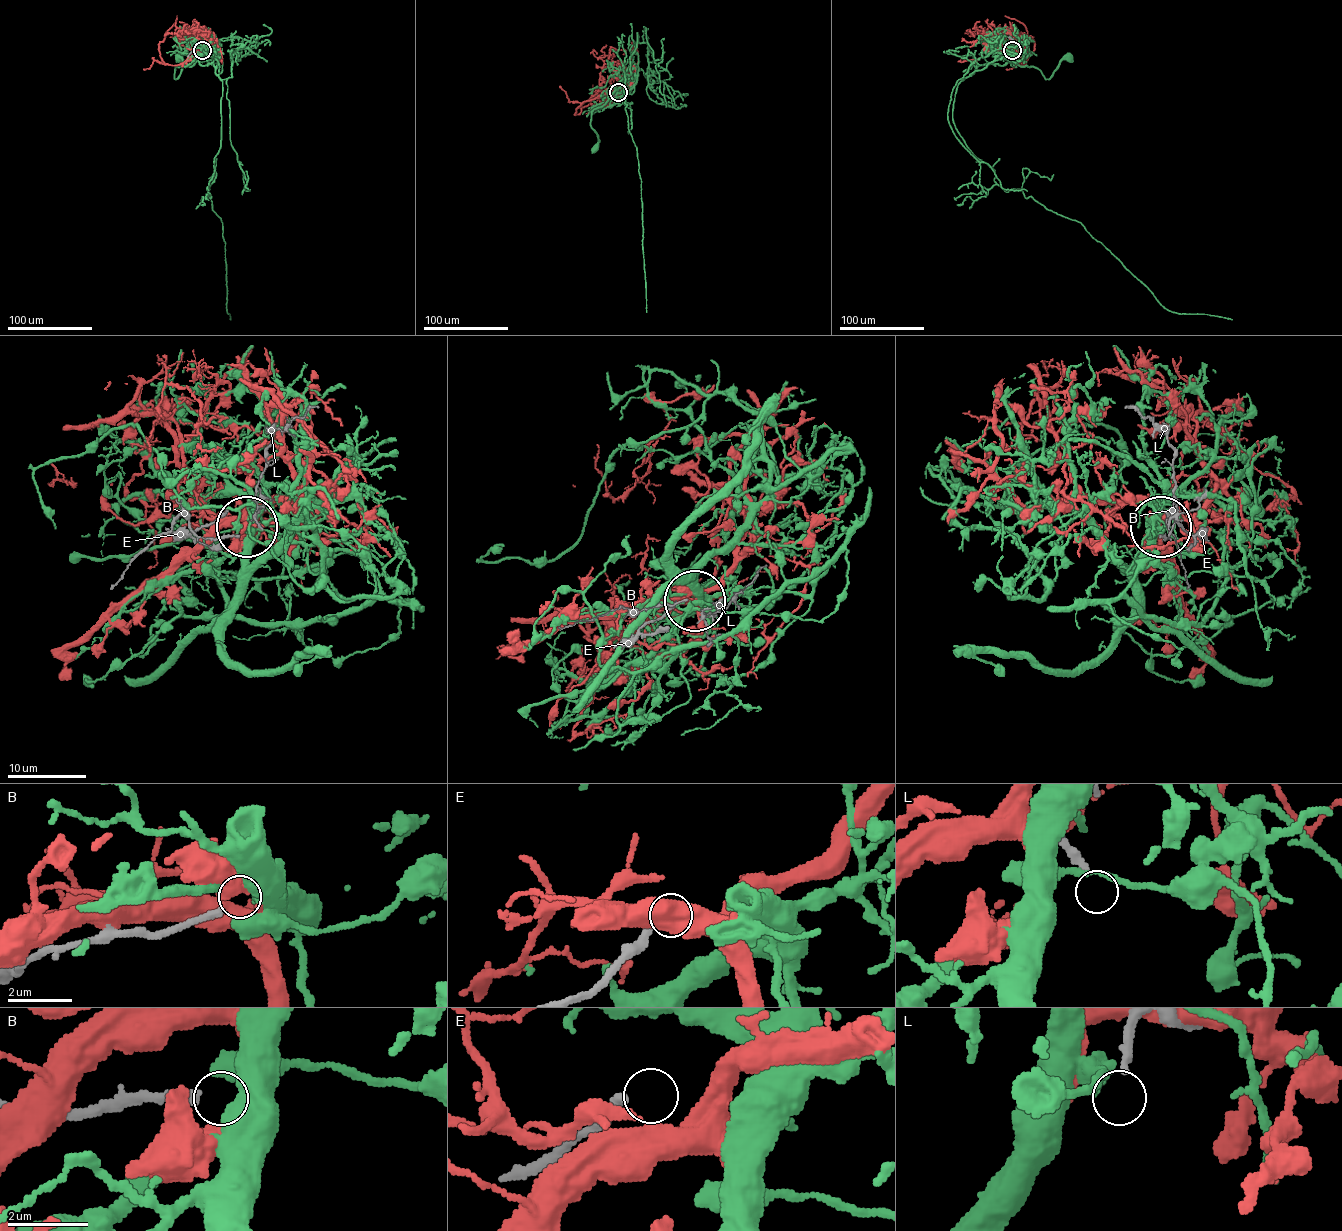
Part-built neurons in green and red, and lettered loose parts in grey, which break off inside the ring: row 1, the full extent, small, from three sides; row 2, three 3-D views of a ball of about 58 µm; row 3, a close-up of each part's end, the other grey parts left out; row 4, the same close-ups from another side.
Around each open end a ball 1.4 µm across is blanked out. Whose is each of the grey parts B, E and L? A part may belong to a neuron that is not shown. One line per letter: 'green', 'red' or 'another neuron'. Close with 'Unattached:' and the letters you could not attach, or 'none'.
B: green
E: another neuron
L: another neuron
Unattached: E, L

